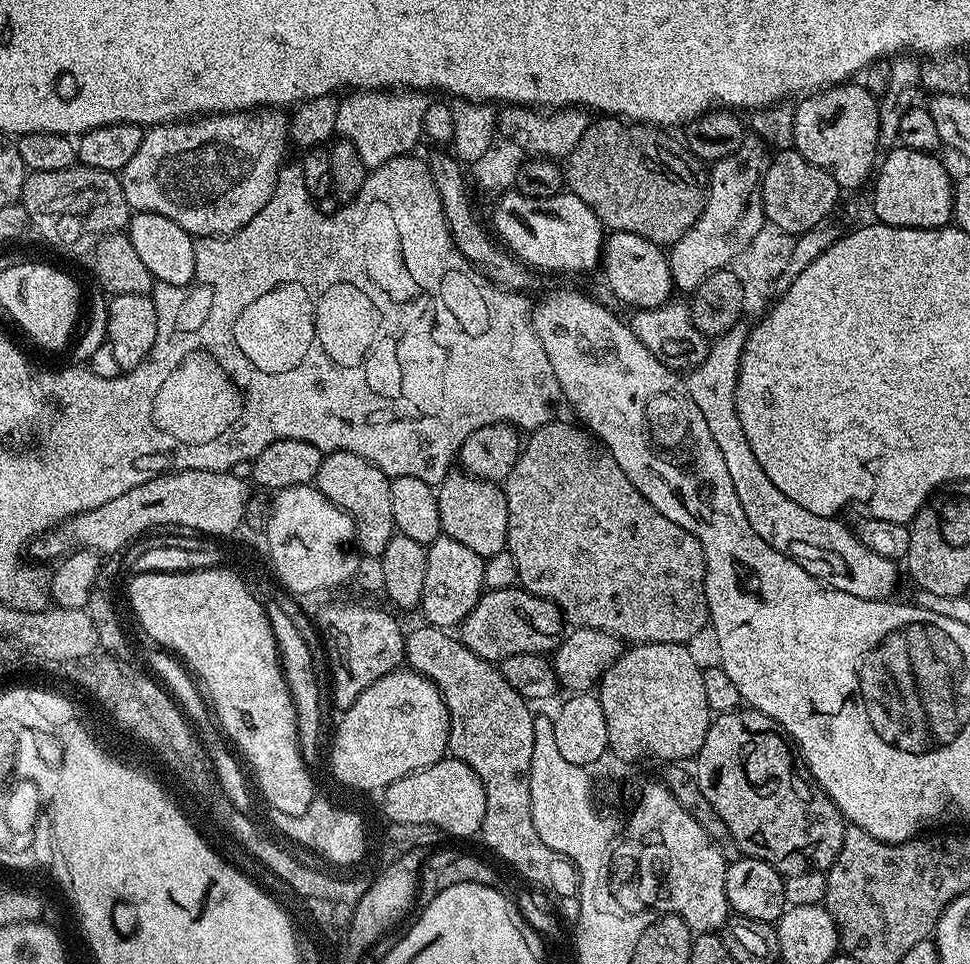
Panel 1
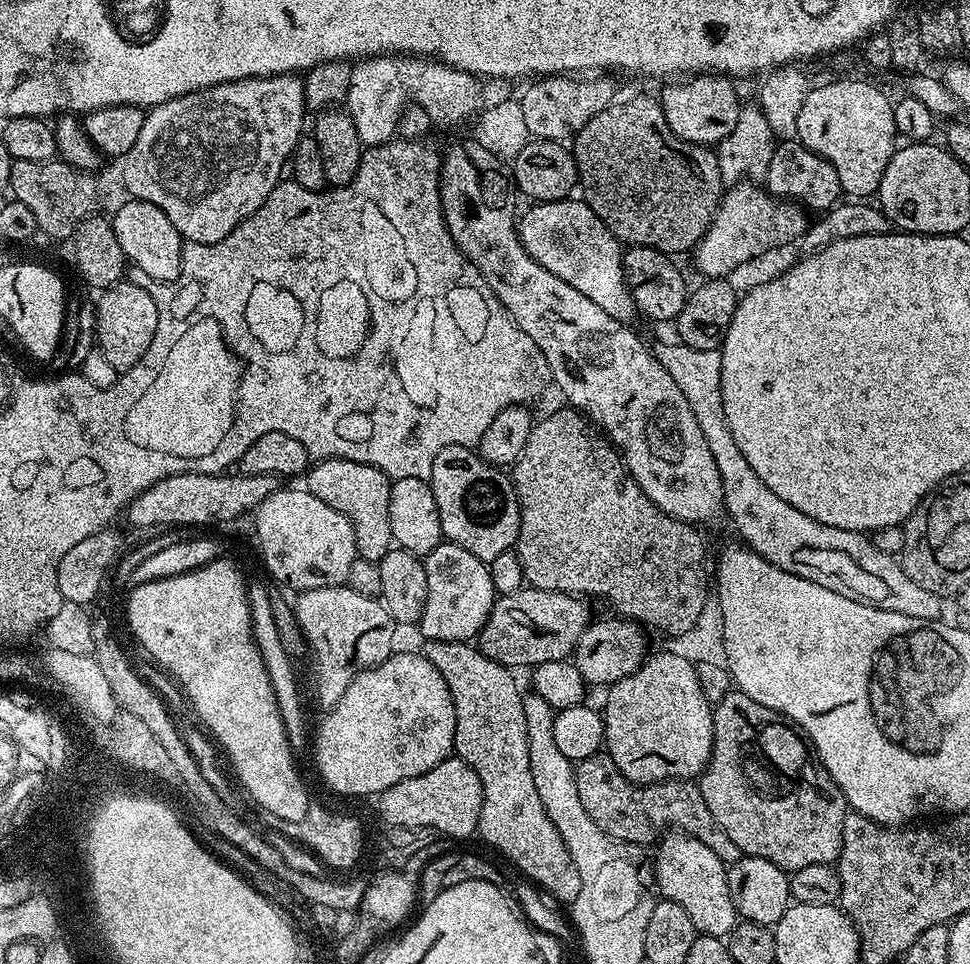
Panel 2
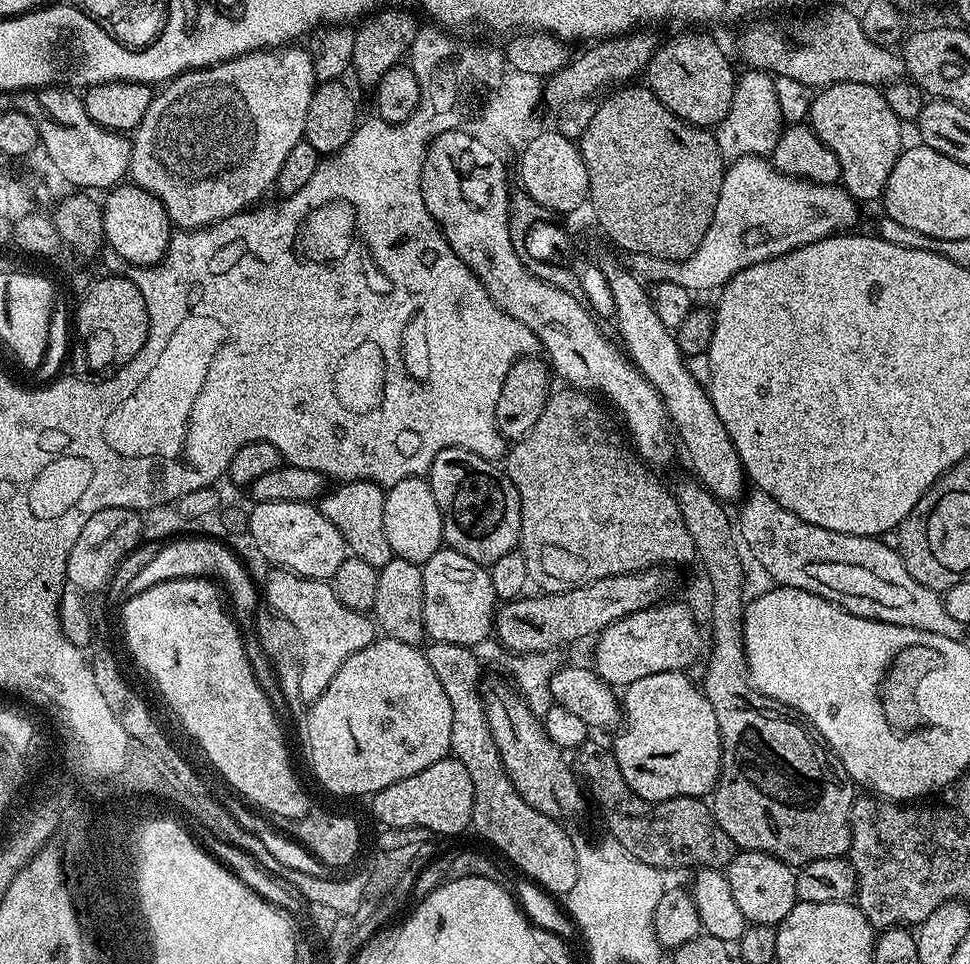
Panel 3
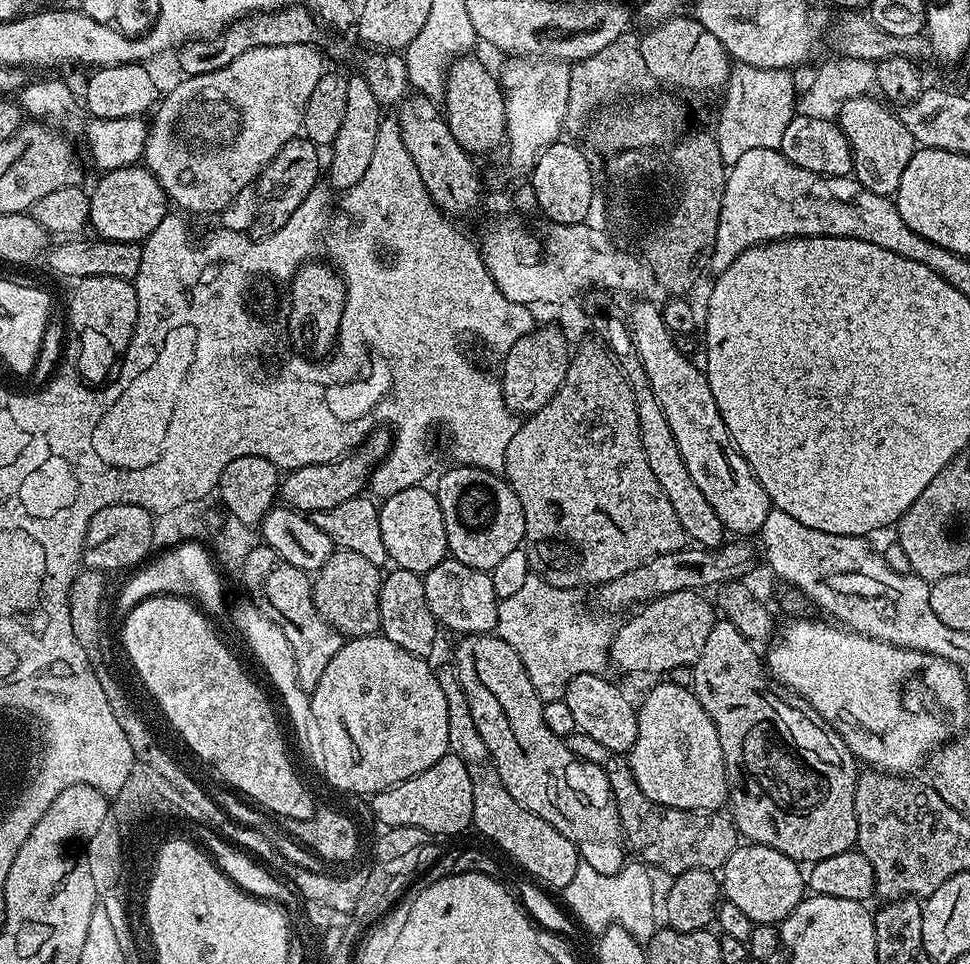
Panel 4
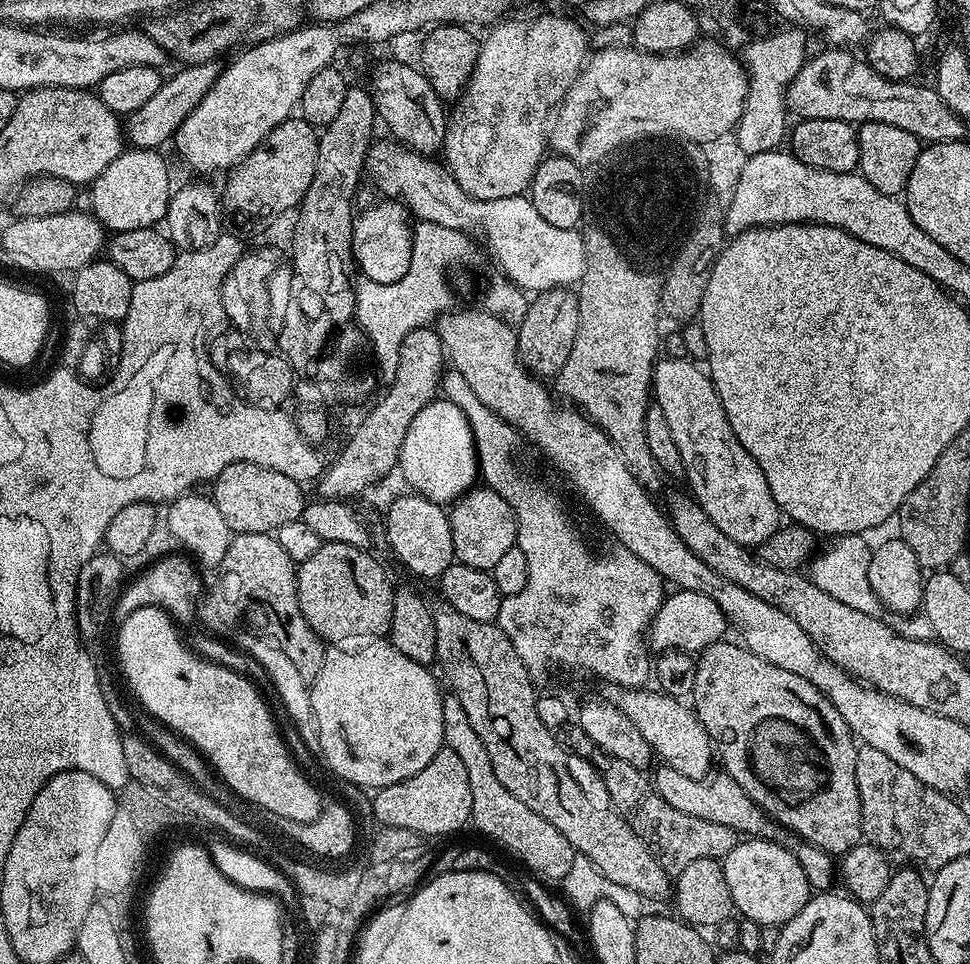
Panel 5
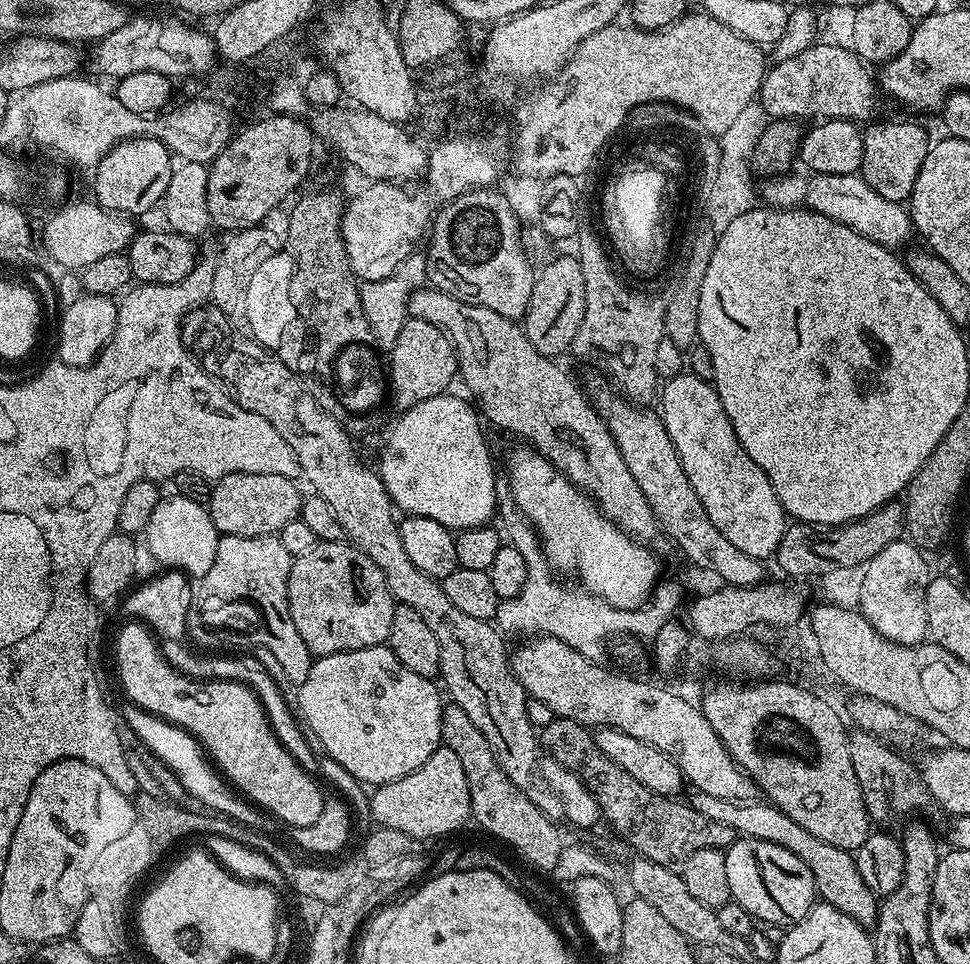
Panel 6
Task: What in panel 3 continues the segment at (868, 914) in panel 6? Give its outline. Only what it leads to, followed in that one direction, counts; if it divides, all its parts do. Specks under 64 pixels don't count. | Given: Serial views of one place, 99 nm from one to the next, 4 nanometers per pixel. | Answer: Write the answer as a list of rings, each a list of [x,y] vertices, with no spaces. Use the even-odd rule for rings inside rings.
[[[663,672],[638,678],[638,682],[627,685],[623,692],[622,727],[615,733],[614,755],[617,773],[626,782],[629,793],[653,802],[683,796],[707,797],[720,777],[720,731],[714,706],[710,706],[697,681],[684,672]]]

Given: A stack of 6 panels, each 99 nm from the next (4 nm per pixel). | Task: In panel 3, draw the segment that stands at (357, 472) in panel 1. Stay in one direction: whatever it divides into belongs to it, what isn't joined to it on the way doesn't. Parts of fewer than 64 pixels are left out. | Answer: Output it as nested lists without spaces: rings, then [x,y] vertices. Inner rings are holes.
[[[346,480],[329,487],[318,501],[318,507],[334,526],[338,526],[338,534],[348,544],[349,553],[362,562],[370,562],[370,566],[379,570],[386,562],[393,560],[390,542],[386,538],[382,510],[384,509],[385,489],[375,484],[373,480]]]

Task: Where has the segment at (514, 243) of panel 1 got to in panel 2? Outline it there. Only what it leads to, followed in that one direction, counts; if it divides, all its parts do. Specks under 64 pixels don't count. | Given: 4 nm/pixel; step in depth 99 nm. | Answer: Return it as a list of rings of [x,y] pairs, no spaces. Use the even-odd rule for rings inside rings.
[[[580,198],[545,200],[533,203],[531,207],[532,209],[518,220],[520,241],[530,258],[546,266],[550,274],[558,274],[558,278],[574,286],[574,290],[582,290],[582,294],[586,294],[590,302],[598,302],[598,306],[602,306],[602,310],[606,310],[610,318],[621,322],[637,319],[636,303],[630,294],[628,283],[624,280],[624,252],[621,241],[604,225],[602,218],[598,218],[598,214],[594,214],[594,210],[590,210],[590,206]]]

